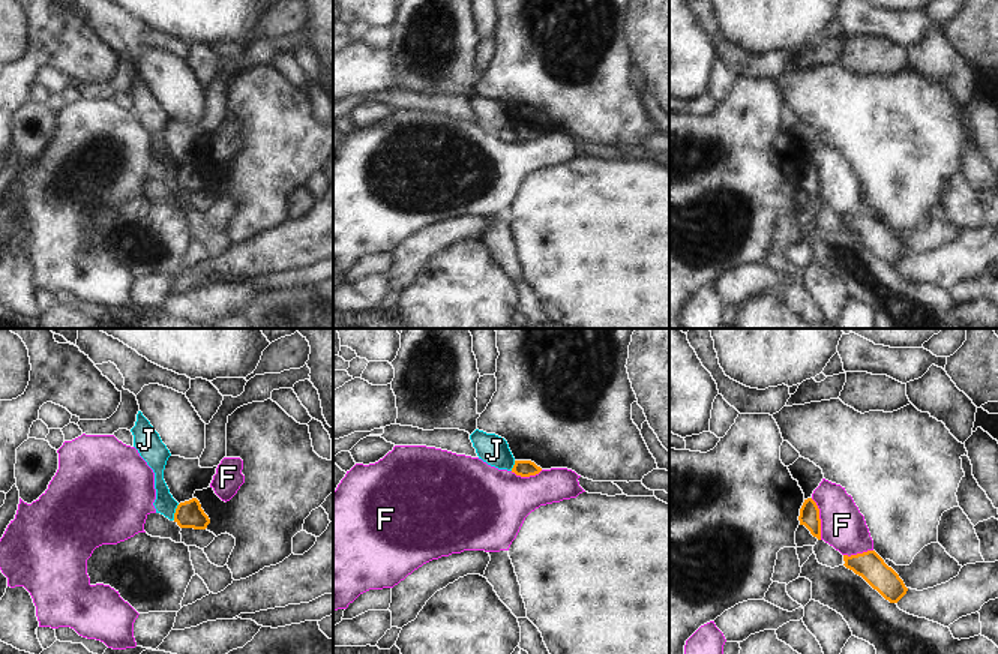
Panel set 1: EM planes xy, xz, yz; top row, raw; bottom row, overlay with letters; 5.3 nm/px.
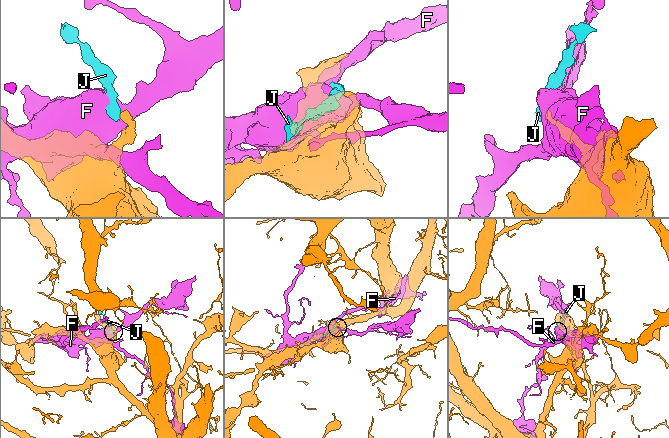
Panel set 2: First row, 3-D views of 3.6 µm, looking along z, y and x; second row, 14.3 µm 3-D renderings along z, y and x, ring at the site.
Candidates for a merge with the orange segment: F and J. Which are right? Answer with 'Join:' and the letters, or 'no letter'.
Join: no letter

